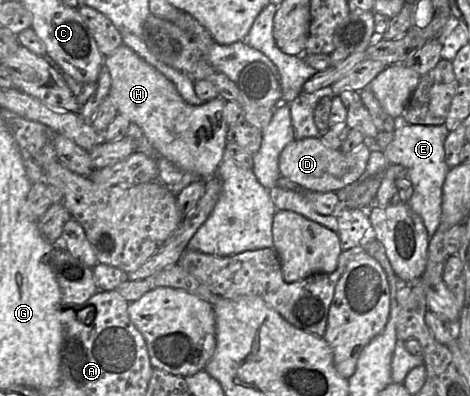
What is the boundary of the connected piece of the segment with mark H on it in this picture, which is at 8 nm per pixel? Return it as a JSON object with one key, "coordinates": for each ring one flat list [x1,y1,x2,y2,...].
{"coordinates":[[123,43,104,58,104,65,111,76,109,97,118,113,136,123,163,157,203,179,216,174,227,143,224,99,216,97,201,105,187,103,172,81]]}

